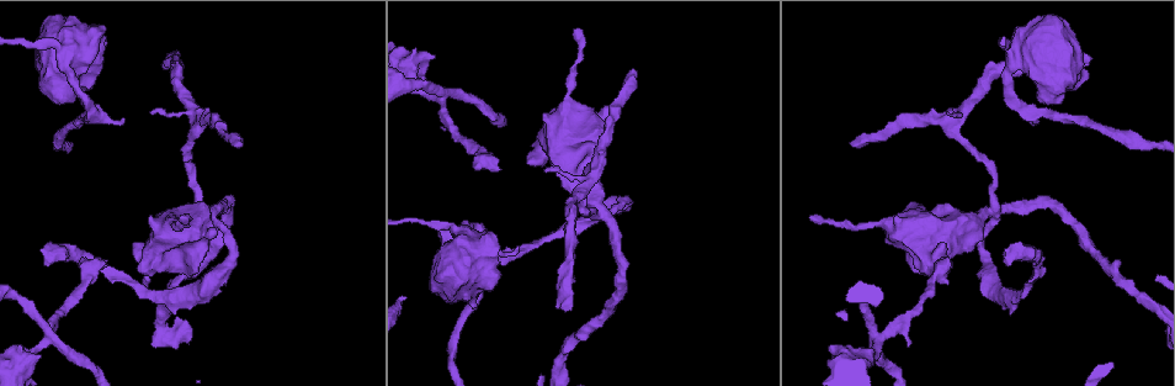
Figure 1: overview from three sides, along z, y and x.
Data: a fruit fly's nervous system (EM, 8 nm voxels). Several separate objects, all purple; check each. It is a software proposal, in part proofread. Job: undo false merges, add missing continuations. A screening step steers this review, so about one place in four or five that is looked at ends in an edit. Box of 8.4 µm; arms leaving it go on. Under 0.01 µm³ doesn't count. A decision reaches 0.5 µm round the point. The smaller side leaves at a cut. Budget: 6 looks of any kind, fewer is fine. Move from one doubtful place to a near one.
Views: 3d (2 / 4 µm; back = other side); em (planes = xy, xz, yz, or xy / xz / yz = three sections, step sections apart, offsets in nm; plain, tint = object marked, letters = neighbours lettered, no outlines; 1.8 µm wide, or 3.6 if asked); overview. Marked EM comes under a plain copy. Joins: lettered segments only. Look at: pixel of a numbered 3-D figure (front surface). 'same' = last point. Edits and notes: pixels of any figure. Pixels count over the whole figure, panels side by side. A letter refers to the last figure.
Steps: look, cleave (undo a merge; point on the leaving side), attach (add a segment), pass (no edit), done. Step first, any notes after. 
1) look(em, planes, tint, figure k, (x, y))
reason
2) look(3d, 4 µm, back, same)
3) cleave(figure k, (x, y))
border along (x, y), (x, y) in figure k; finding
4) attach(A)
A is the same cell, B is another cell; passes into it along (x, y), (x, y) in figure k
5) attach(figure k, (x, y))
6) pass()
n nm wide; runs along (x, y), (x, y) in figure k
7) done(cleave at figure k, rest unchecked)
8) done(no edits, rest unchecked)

look(3d, 2 µm, figure 1, (633, 70))
an open end

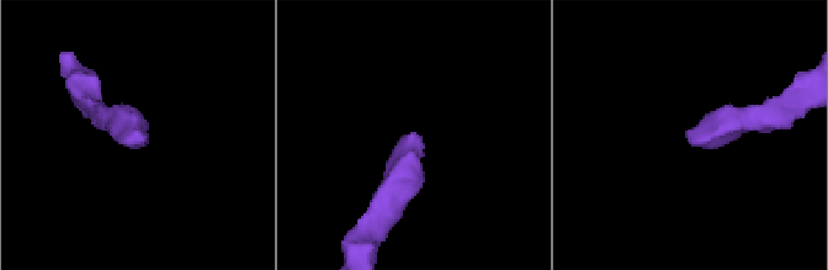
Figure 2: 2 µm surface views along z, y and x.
look(em, yz, step 8, tint, figure 2, (134, 137))

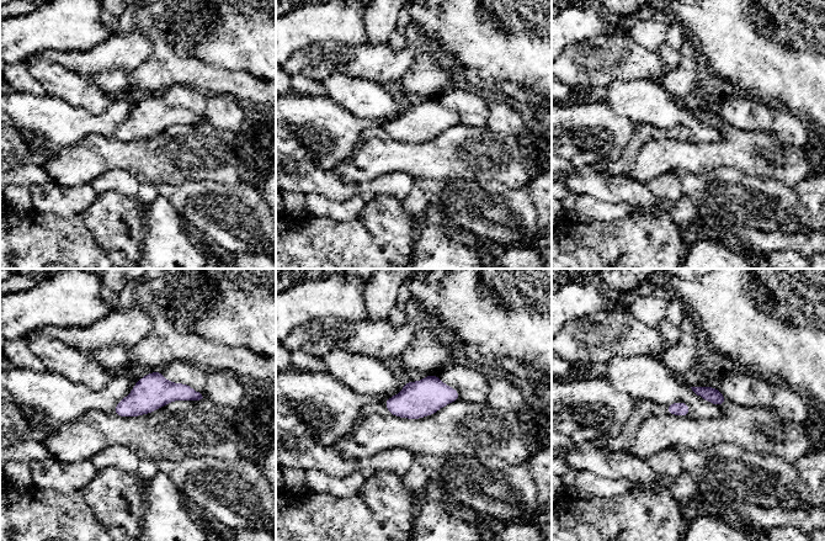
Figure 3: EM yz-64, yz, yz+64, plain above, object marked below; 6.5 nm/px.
look(em, planes, letters, same)
another direction

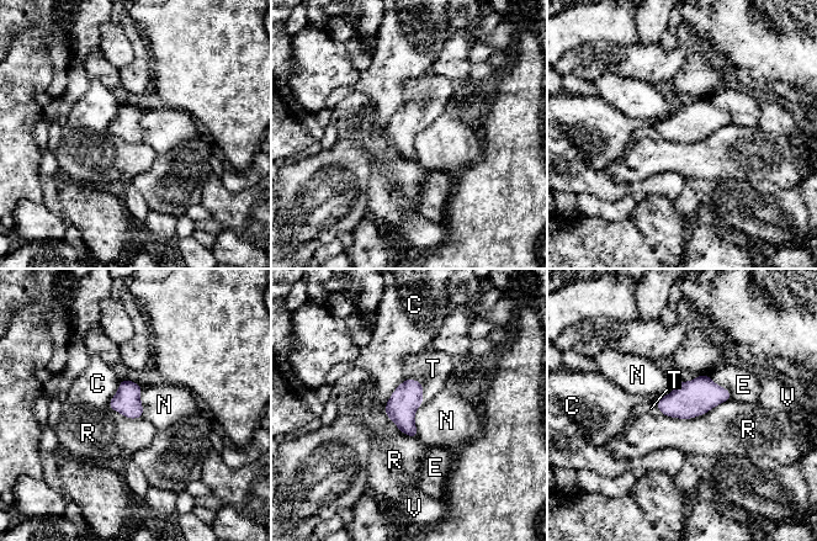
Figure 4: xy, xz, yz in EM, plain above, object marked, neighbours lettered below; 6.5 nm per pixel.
attach(T)
180 nm wide; R touches over 480 nm; T is the same cell, C, E, N, R and V are other cells; the neuron continues

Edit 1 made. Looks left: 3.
look(overview)
see it whole again

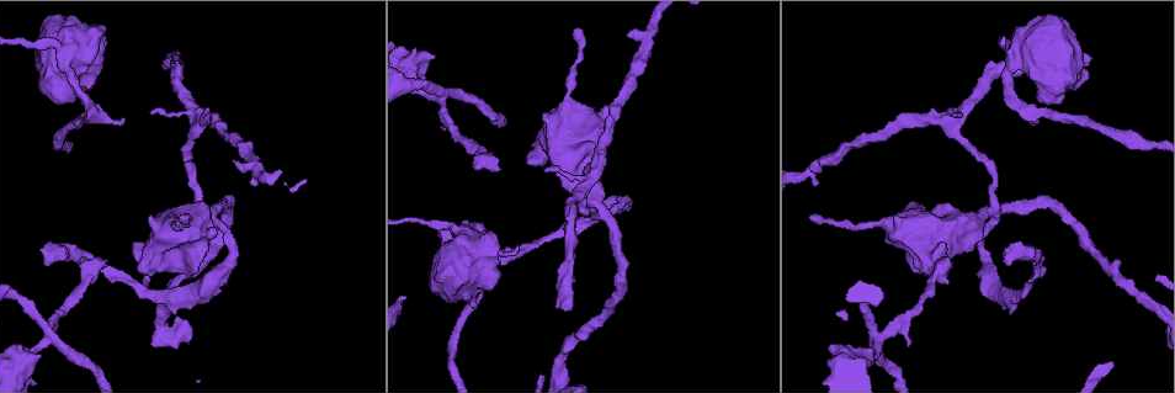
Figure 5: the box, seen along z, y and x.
look(em, 3.6 µm, planes, letters, figure 5, (601, 208))
sharp bend

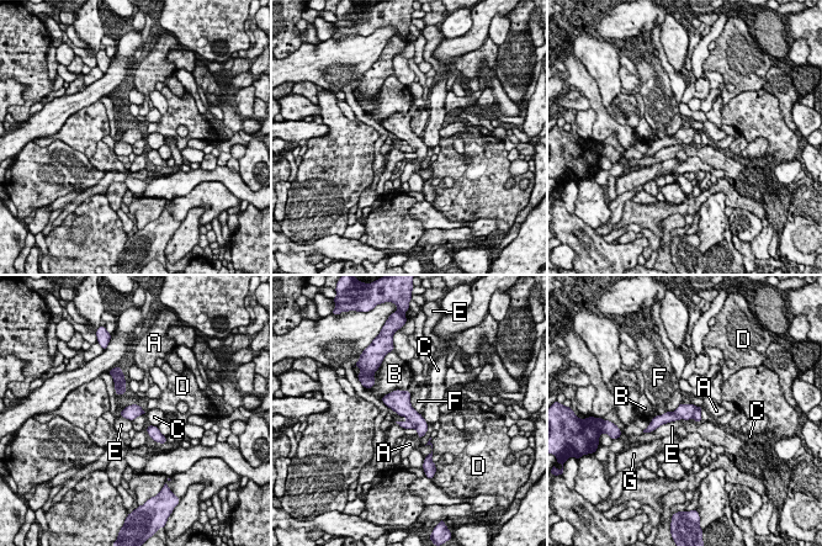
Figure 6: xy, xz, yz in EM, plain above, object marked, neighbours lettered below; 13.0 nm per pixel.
cleave(figure 6, (698, 413))
190 nm wide; A, B, C, D, E, F and G are other cells; border along (699, 407), (693, 417) in figure 6; two neurons meet here

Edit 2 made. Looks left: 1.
look(em, planes, letters, figure 5, (443, 102))
sharp bend

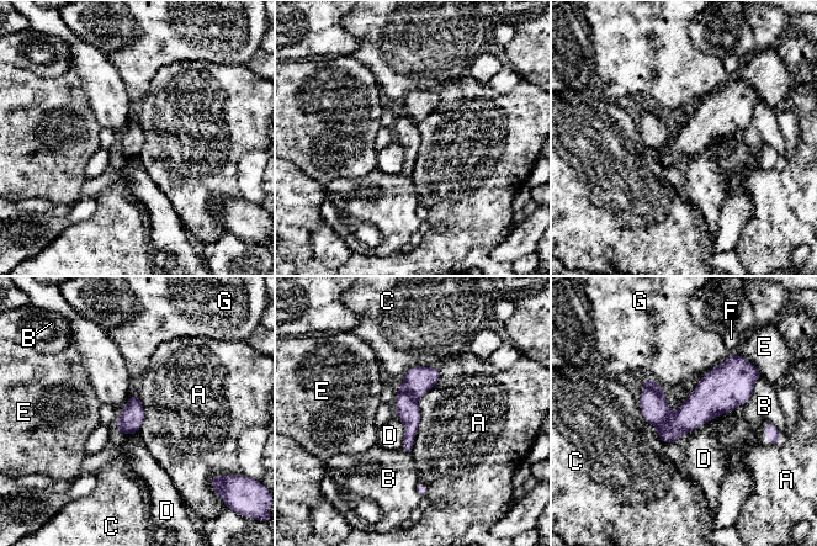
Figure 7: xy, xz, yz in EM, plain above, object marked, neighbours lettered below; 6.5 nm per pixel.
cleave(figure 7, (654, 409))
160 nm wide; A touches over 600 nm; A, B, C, D, E, F and G are other cells; two neurons meet here

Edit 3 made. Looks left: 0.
done(attach at figure 4, cleave at figure 6, cleave at figure 7, rest unchecked)

